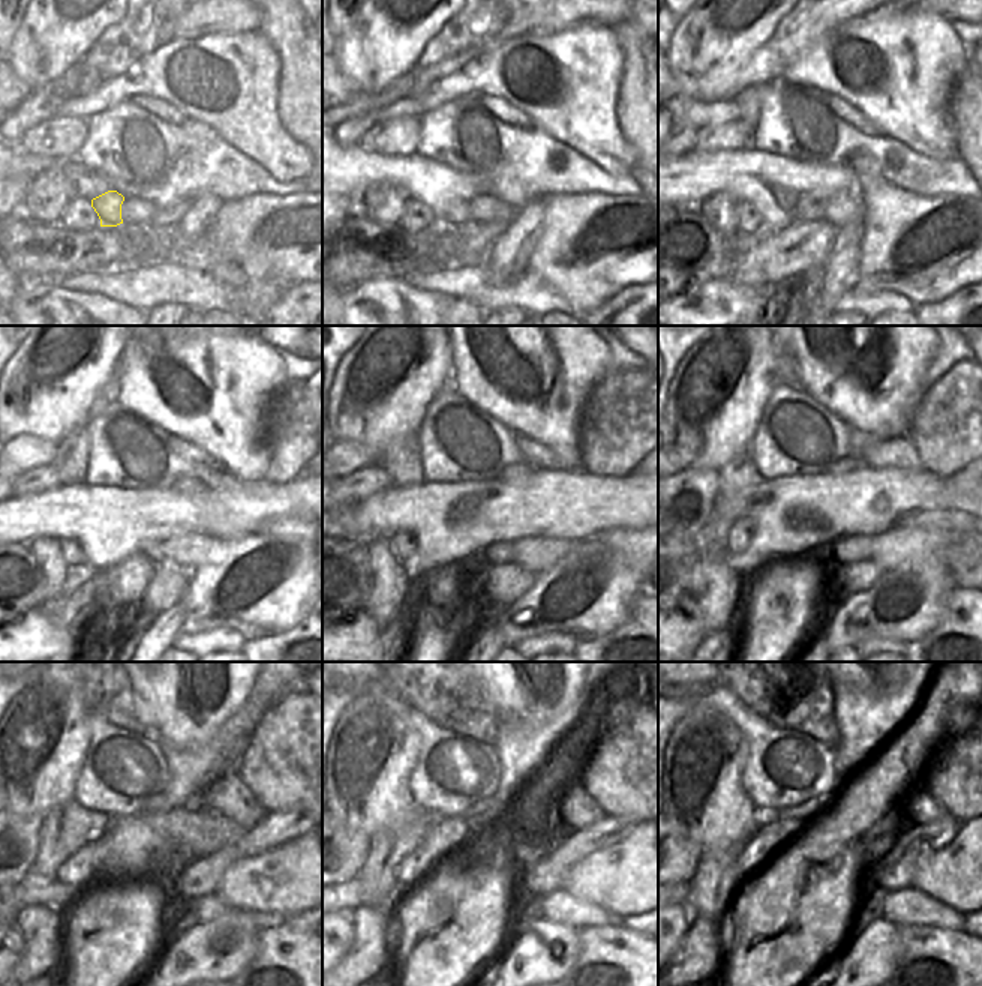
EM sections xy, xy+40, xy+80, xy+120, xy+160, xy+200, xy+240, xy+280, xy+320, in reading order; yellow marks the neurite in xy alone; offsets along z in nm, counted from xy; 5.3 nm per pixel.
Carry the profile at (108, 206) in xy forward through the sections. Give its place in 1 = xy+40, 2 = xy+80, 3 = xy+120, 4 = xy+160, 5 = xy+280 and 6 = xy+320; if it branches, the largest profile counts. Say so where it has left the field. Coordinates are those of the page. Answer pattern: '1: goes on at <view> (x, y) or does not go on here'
1: goes on at xy+40 (458, 212)
2: goes on at xy+80 (805, 212)
3: goes on at xy+120 (155, 553)
4: goes on at xy+160 (499, 553)
5: goes on at xy+280 (547, 872)
6: goes on at xy+320 (897, 866)

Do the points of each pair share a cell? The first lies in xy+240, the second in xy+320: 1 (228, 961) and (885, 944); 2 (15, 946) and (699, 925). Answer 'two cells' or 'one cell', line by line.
1: one cell
2: two cells

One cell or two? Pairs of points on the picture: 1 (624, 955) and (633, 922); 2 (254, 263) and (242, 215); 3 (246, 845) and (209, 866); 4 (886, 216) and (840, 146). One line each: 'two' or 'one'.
1: two
2: one
3: one
4: two

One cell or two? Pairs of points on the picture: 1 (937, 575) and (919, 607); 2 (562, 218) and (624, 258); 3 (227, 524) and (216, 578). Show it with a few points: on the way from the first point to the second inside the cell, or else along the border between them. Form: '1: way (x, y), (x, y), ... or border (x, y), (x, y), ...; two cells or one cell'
1: way (930, 583), (919, 593), (919, 599); one cell
2: way (567, 243), (570, 266), (598, 258); one cell
3: border (258, 532), (221, 539); two cells

